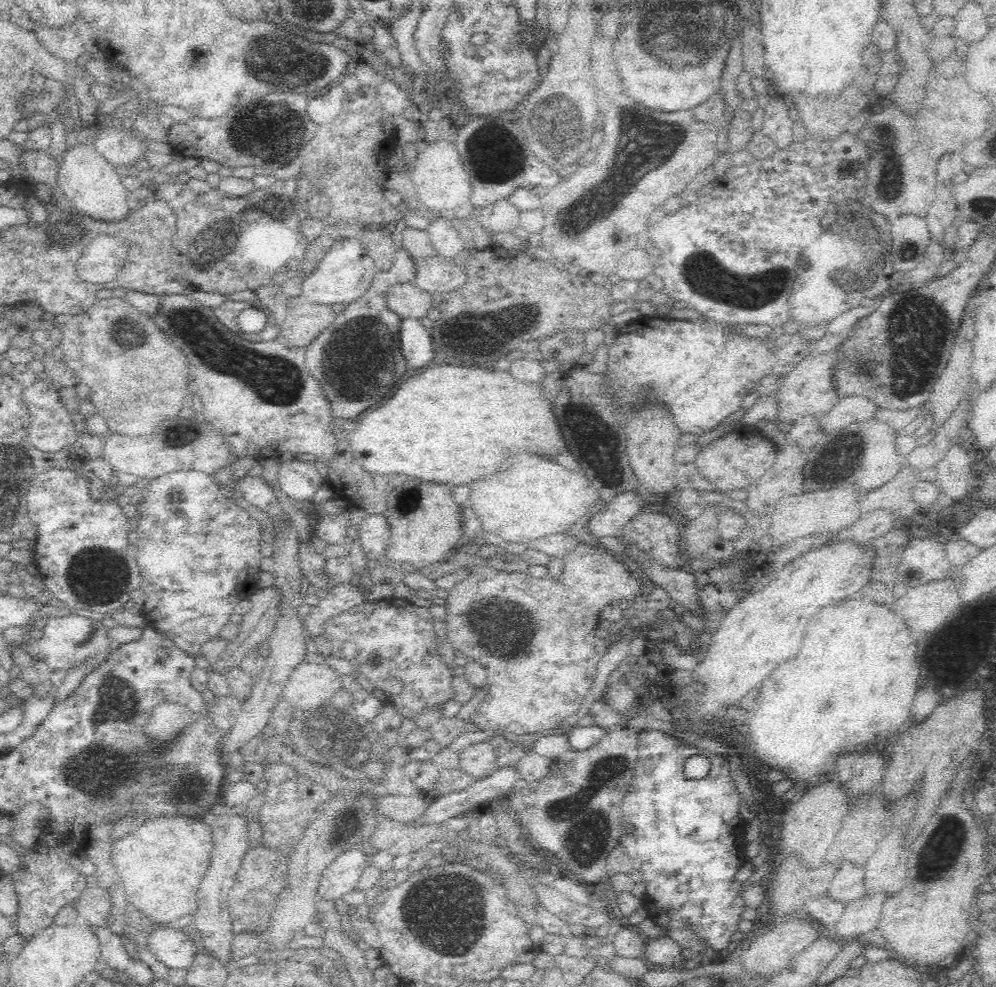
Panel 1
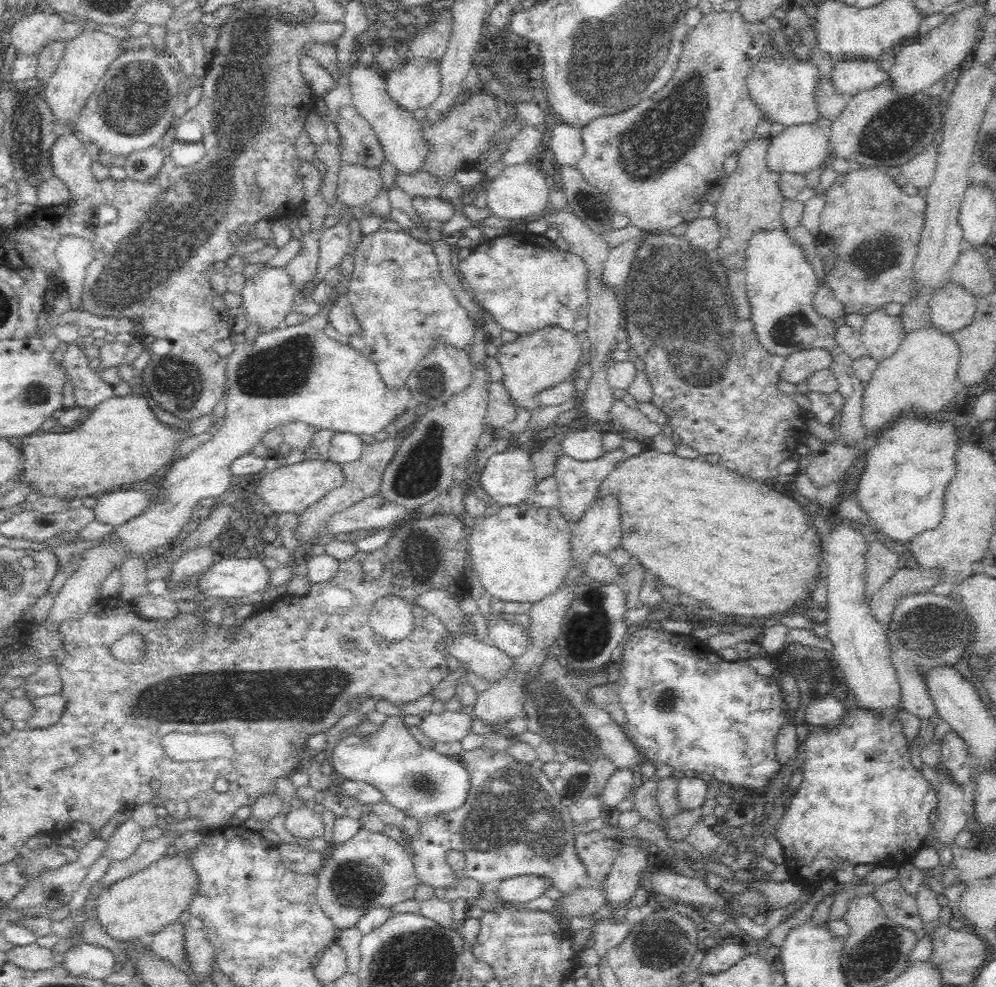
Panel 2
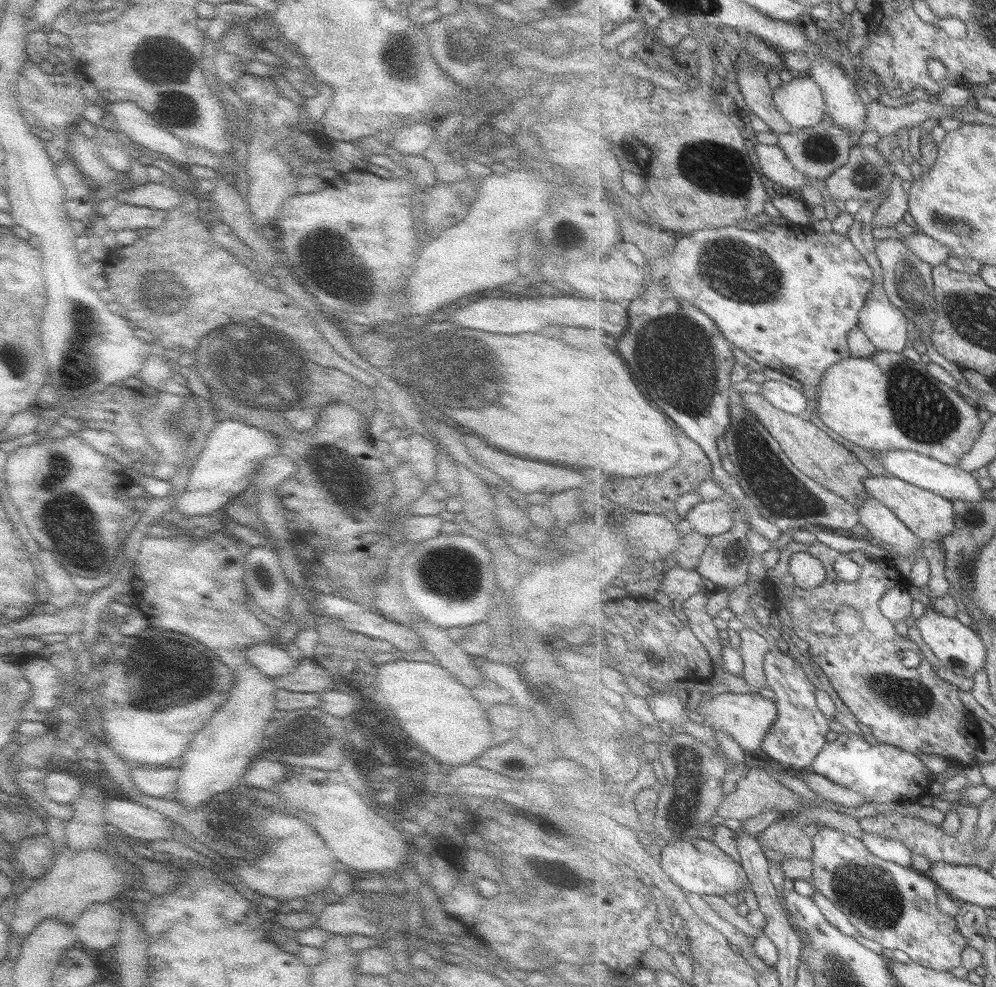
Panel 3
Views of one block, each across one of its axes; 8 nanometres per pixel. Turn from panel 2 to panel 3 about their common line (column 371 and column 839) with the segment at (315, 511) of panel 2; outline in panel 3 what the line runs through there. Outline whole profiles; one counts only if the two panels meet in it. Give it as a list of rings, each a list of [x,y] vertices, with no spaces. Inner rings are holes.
[[[735,385],[735,389],[742,397],[743,406],[771,432],[771,436],[781,444],[785,454],[791,458],[791,462],[803,474],[837,494],[837,496],[845,498],[857,509],[863,500],[870,498],[864,488],[863,479],[873,475],[865,468],[865,464],[861,464],[859,458],[851,450],[845,448],[837,440],[833,440],[827,432],[817,428],[811,421],[780,411],[760,391],[758,393],[745,392],[739,389],[737,385]]]

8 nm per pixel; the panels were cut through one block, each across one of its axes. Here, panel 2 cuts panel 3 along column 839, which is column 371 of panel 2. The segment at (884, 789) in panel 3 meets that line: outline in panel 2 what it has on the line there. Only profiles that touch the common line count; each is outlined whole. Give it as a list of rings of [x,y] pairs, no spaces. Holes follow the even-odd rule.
[[[388,716],[375,733],[351,735],[340,740],[329,751],[329,761],[339,779],[376,786],[383,794],[384,801],[418,823],[432,819],[435,814],[460,808],[470,790],[470,775],[461,764],[460,756],[442,755],[432,747],[422,747],[398,716]]]

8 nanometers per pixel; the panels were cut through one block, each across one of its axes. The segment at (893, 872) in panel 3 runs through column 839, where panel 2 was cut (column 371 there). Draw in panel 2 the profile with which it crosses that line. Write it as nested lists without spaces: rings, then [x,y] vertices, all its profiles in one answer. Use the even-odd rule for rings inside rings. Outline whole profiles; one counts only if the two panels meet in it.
[[[366,823],[345,844],[333,847],[317,875],[318,906],[331,918],[337,930],[357,928],[368,907],[392,906],[412,900],[418,879],[410,853],[397,840],[384,836],[376,824]]]

